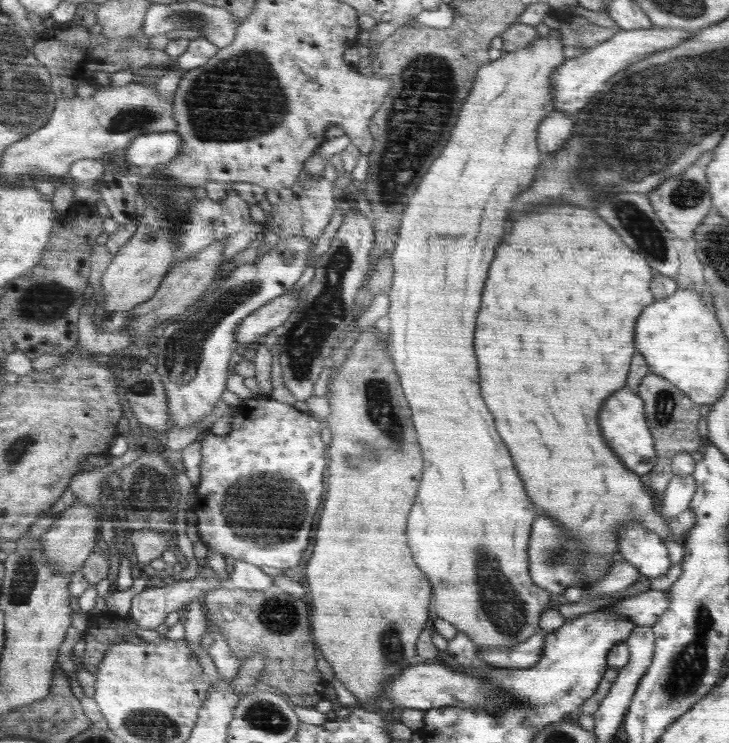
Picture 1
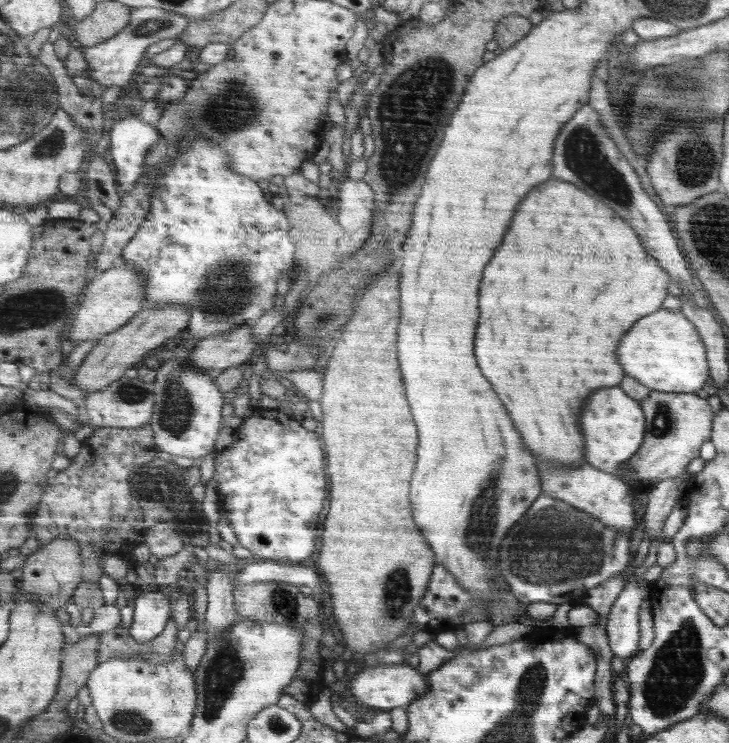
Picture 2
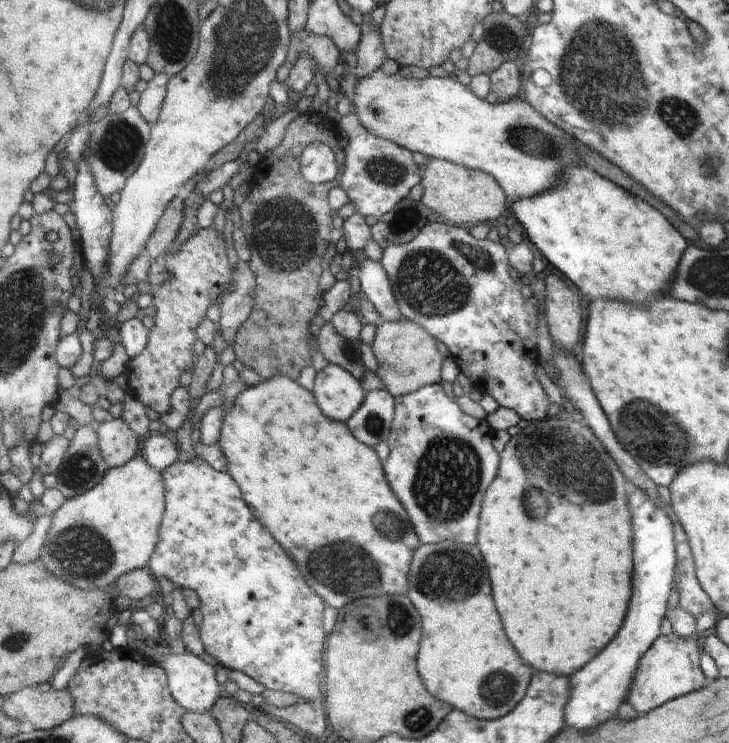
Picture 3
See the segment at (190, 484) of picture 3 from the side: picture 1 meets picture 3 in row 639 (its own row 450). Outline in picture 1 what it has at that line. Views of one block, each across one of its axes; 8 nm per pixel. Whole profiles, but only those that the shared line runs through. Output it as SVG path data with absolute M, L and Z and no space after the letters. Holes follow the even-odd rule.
M269 394L264 396L251 397L250 399L241 400L237 405L237 411L233 416L231 430L226 435L218 436L214 433L206 433L202 439L201 459L200 462L200 482L197 484L195 492L195 503L190 508L197 517L197 530L201 540L207 550L214 550L218 554L223 554L227 558L250 562L258 568L262 566L274 566L274 568L292 568L300 564L304 550L308 548L310 542L310 530L312 530L312 520L314 514L318 512L318 506L322 504L322 494L324 494L324 470L326 470L326 456L324 456L324 444L320 440L320 419L312 418L312 414L302 414L296 408L288 406L284 402L274 400Z

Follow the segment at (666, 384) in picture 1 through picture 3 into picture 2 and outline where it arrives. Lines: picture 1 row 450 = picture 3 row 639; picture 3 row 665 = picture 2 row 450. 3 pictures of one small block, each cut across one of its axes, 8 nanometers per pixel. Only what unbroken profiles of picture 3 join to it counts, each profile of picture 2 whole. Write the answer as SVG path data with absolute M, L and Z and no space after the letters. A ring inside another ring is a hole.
M652 389L648 397L642 400L641 407L645 409L646 431L645 443L632 459L626 460L620 467L630 469L630 474L616 474L626 480L635 490L654 487L664 479L676 478L687 469L688 463L698 457L700 446L710 440L712 412L704 398L698 398L697 393L660 392Z

